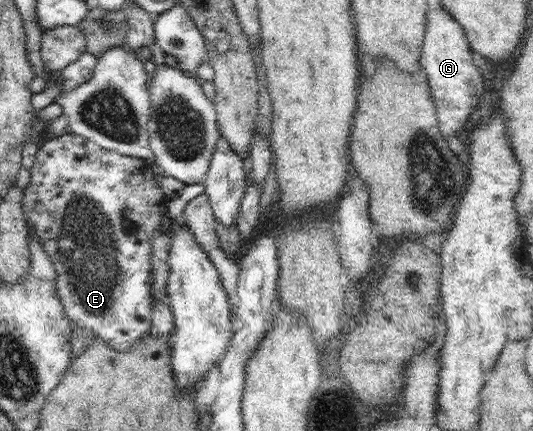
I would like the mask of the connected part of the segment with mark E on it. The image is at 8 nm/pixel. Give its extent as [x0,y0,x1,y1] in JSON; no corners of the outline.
[23,131,167,352]

